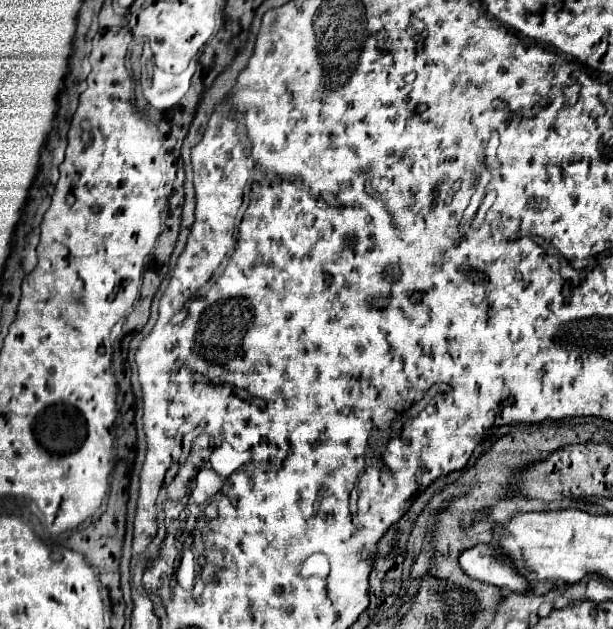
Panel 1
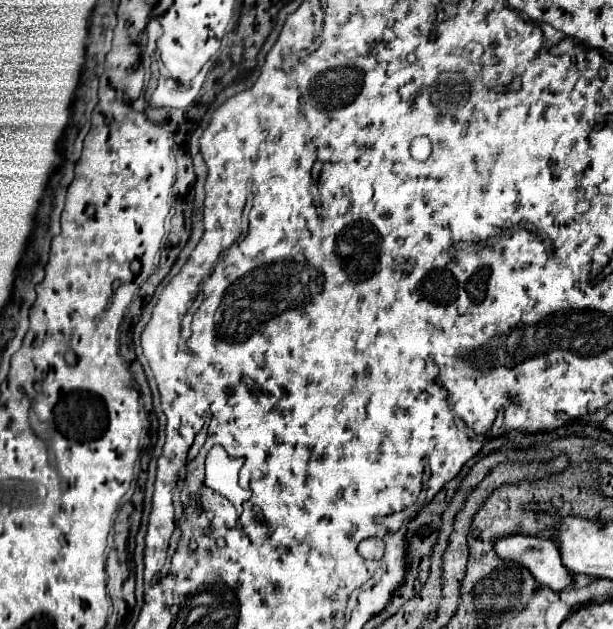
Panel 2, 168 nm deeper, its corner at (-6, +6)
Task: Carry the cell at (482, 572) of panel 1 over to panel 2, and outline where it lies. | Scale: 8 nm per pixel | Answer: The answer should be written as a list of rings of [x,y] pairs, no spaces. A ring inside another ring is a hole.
[[[509,535],[495,543],[495,551],[499,551],[503,559],[525,565],[539,585],[551,587],[553,591],[563,591],[573,585],[573,573],[567,571],[559,545],[549,537]]]

